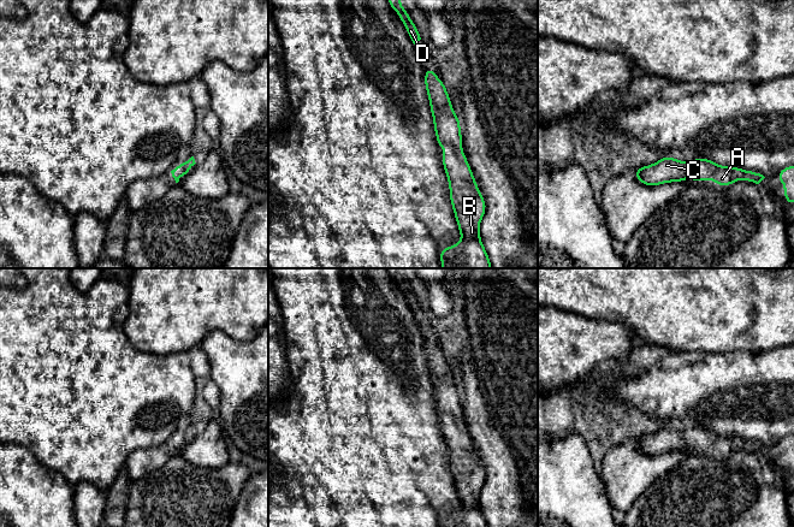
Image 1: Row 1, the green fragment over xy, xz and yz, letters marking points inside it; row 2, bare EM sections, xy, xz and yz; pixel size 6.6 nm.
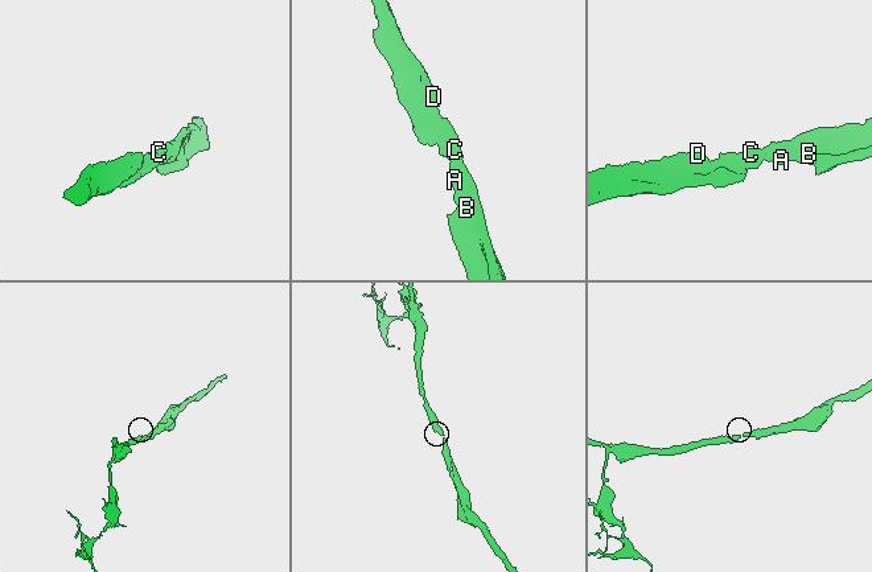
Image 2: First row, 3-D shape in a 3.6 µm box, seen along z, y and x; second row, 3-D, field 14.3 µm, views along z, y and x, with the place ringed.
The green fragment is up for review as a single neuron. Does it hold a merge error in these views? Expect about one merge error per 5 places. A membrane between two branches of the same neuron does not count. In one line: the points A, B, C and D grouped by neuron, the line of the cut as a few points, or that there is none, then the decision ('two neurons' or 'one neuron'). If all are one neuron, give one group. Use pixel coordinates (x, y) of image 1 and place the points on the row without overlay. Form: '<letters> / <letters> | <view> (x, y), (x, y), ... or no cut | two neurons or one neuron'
A B C D | no cut | one neuron

